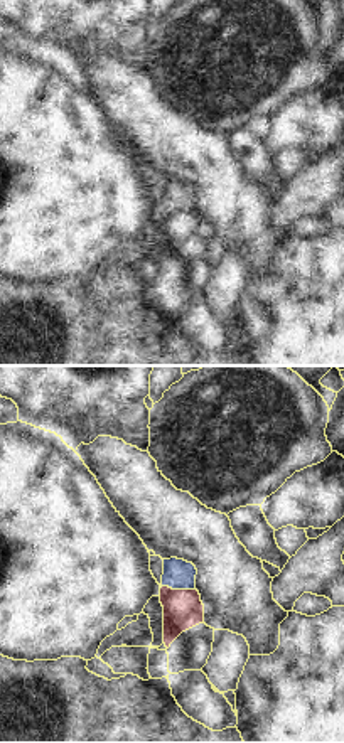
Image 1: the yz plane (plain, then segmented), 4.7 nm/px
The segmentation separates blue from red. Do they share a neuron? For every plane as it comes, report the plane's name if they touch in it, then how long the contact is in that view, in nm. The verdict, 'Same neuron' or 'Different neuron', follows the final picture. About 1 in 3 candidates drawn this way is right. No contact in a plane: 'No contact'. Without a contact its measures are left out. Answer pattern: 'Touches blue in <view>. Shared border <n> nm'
Touches blue in yz. Shared border 160 nm.

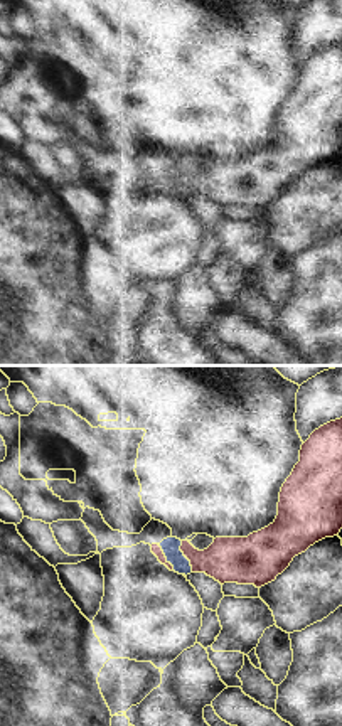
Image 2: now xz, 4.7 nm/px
Touches blue in xz. Shared border 160 nm.

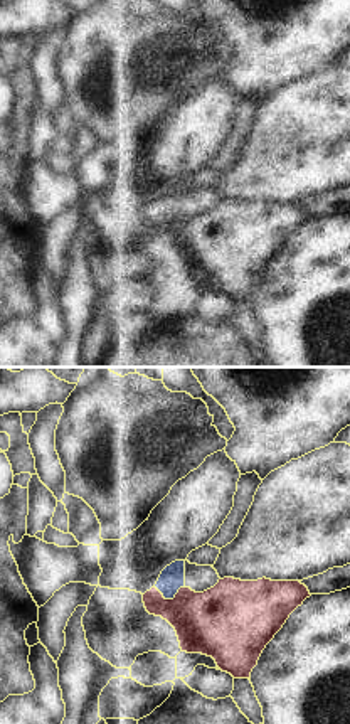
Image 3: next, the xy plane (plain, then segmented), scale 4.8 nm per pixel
Touches blue in xy. Shared border 140 nm.

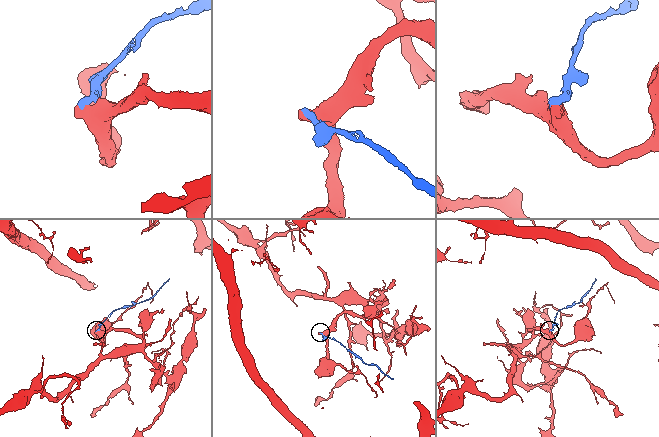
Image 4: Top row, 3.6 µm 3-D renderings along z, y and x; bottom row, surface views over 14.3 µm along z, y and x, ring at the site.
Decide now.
Different neuron.

